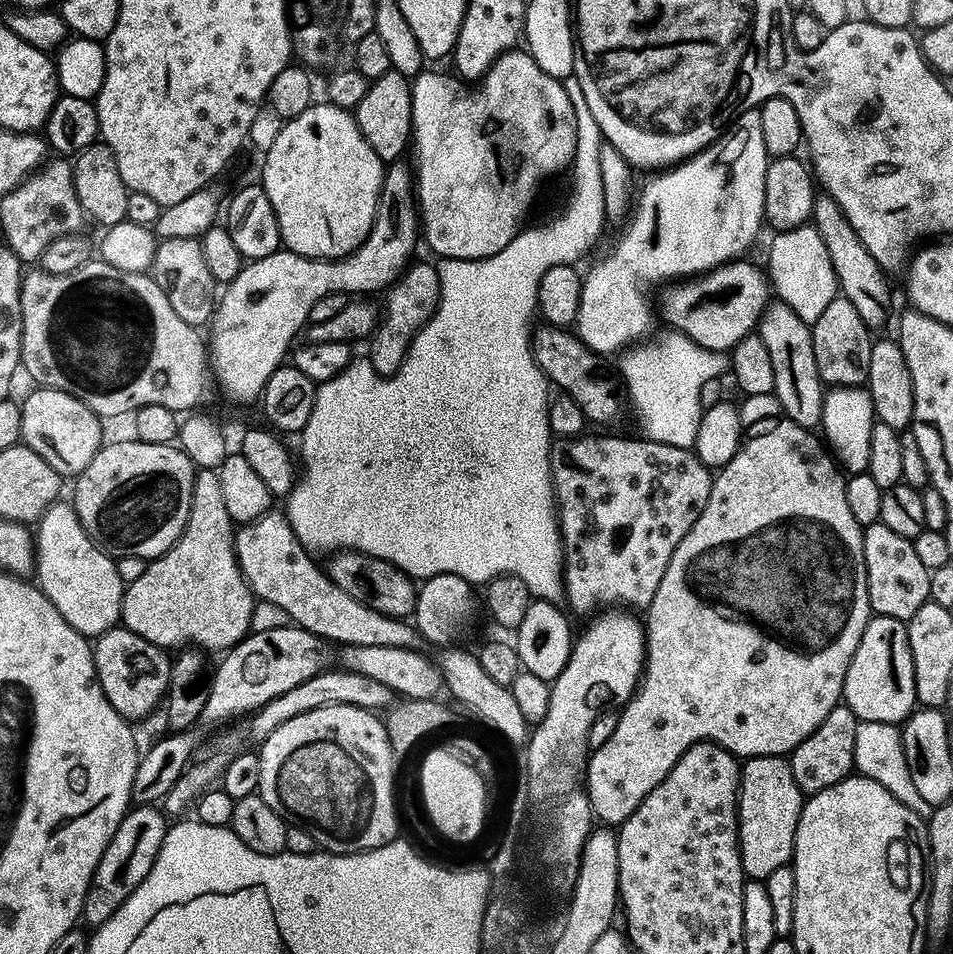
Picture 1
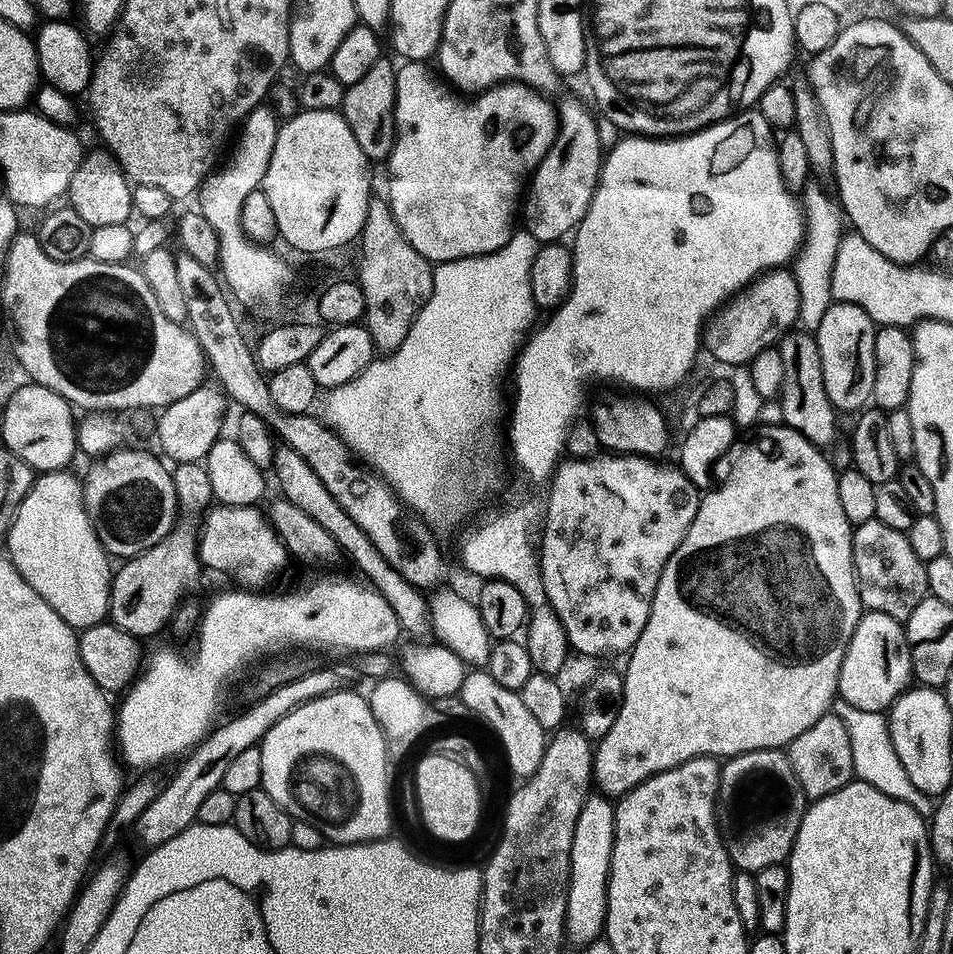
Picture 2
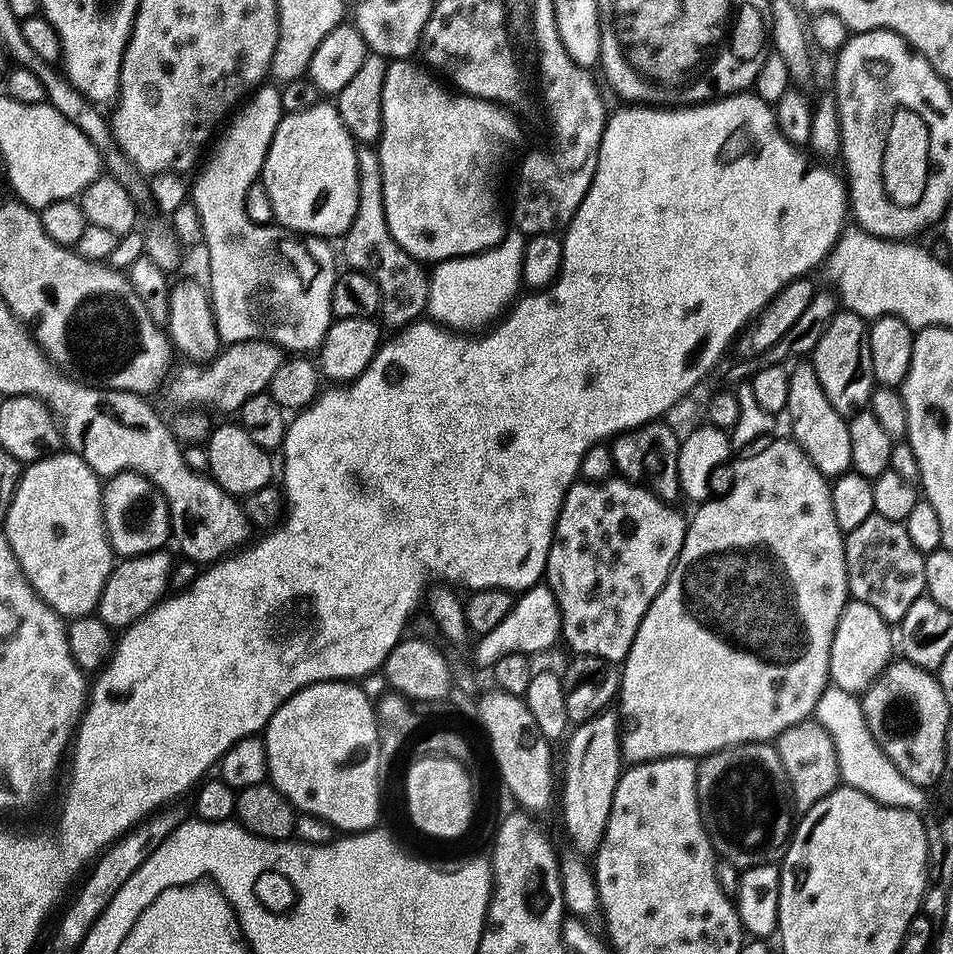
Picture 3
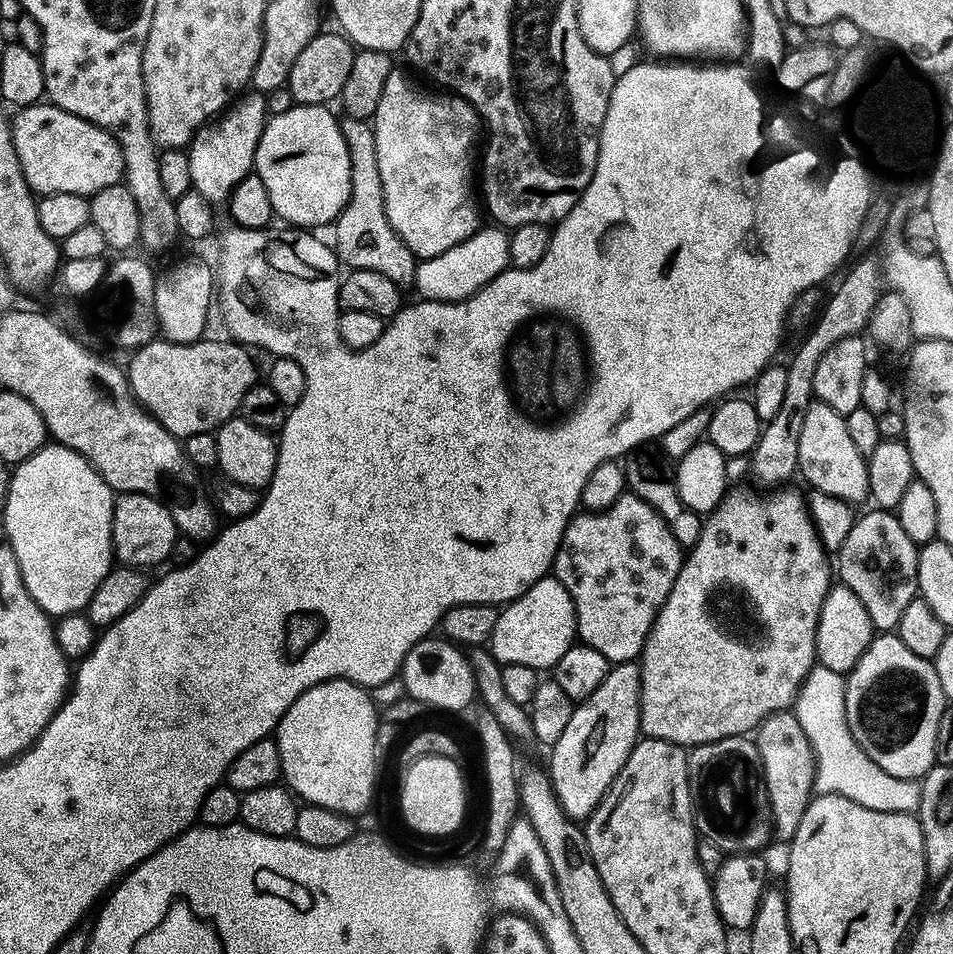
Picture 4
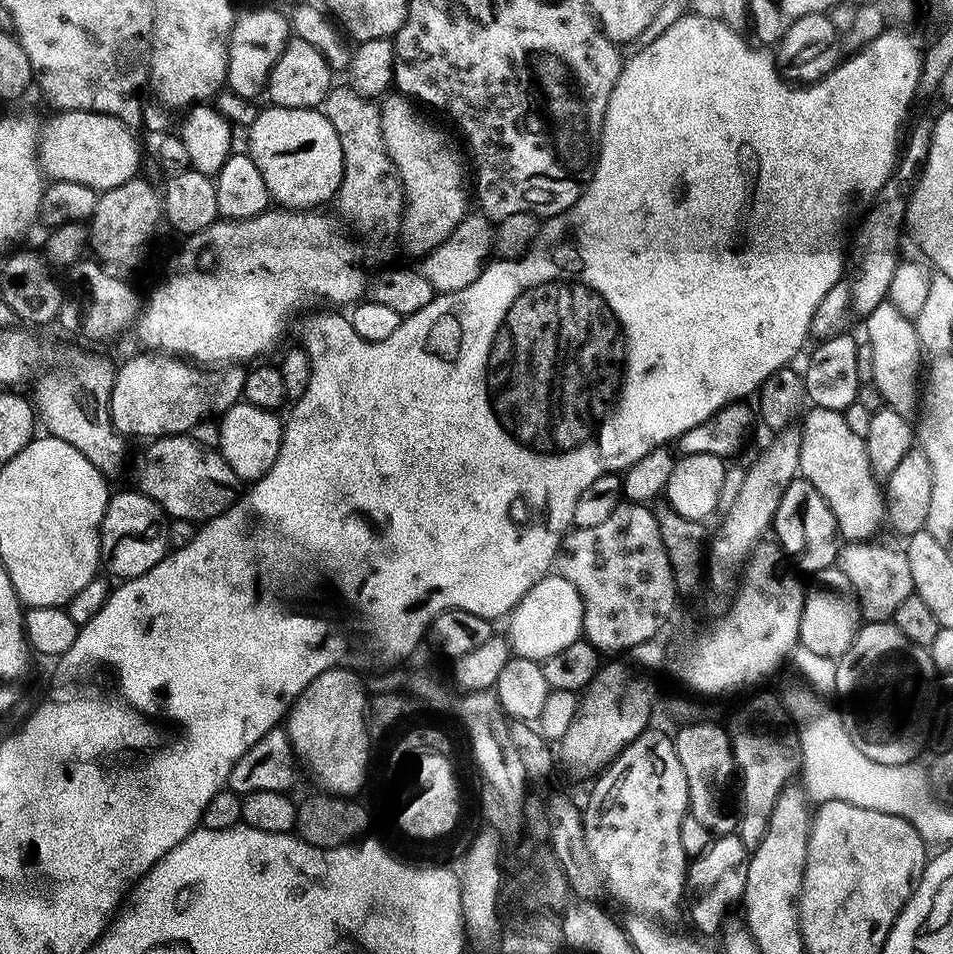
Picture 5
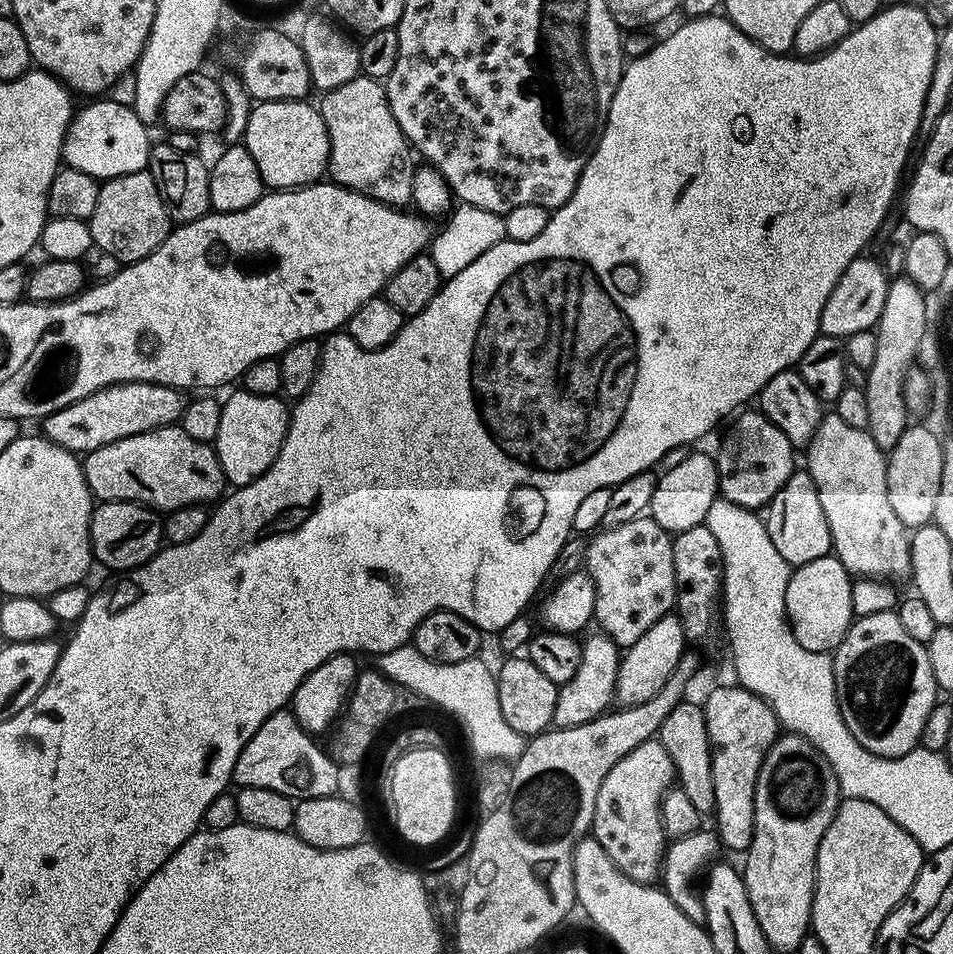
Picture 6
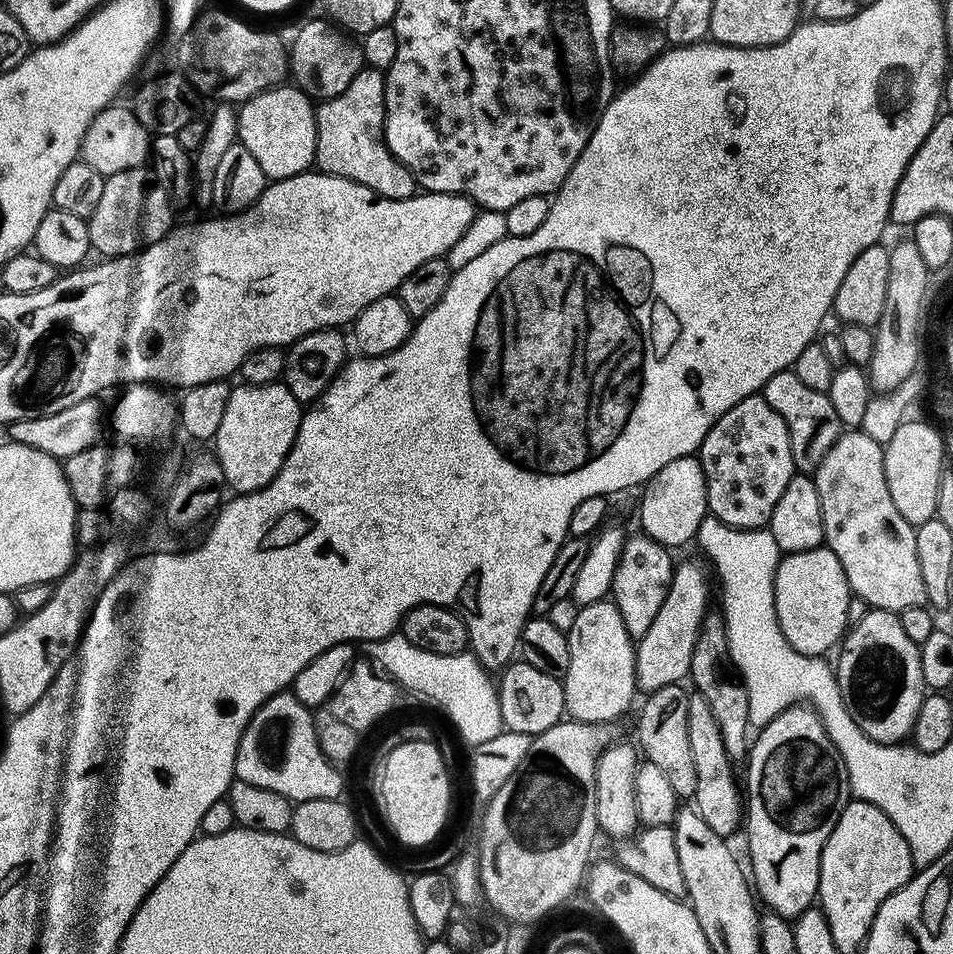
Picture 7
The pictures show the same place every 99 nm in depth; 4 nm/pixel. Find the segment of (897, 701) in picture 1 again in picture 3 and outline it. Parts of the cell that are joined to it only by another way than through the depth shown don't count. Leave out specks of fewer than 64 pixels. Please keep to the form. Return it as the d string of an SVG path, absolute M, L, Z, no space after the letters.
M849 599L842 610L842 618L838 618L834 642L830 642L828 675L831 683L853 694L864 693L894 659L894 636L888 632L891 632L890 626L884 621L882 614L874 610L874 606Z

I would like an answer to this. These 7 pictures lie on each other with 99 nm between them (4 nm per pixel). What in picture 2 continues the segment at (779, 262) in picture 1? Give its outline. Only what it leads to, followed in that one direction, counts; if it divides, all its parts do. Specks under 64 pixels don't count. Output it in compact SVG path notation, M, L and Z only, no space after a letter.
M812 176L809 177L800 192L800 201L805 218L805 232L800 247L794 256L792 271L799 290L799 321L806 326L821 321L825 310L833 303L831 272L840 238L845 229L845 227L843 228L845 224L843 208L839 201L834 199L833 195L831 198L823 188L825 188L824 182Z

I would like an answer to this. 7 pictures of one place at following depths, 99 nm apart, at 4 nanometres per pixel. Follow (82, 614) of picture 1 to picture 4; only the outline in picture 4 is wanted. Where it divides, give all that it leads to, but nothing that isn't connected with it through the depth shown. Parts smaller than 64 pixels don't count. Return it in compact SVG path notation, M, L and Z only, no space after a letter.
M55 442L45 443L30 458L15 465L8 481L8 497L2 505L3 535L12 547L24 585L34 602L49 617L68 616L87 609L94 590L114 567L112 506L114 493L92 465L74 450Z

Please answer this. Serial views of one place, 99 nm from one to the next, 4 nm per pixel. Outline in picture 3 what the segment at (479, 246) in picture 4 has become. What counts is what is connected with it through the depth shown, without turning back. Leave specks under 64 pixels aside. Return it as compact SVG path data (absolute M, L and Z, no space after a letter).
M512 230L487 252L439 261L433 267L436 269L431 269L428 281L427 311L431 319L443 322L453 330L480 330L491 325L513 303L517 295L516 287L521 287L520 271L525 243L524 233Z

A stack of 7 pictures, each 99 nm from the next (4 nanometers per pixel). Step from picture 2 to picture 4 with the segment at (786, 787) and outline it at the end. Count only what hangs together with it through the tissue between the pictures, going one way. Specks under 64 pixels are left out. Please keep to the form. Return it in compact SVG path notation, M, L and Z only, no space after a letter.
M742 735L698 744L687 753L687 758L689 785L692 787L692 814L696 817L697 833L724 854L759 853L760 848L767 846L768 839L773 839L774 829L768 791L758 767L760 755L755 739Z

